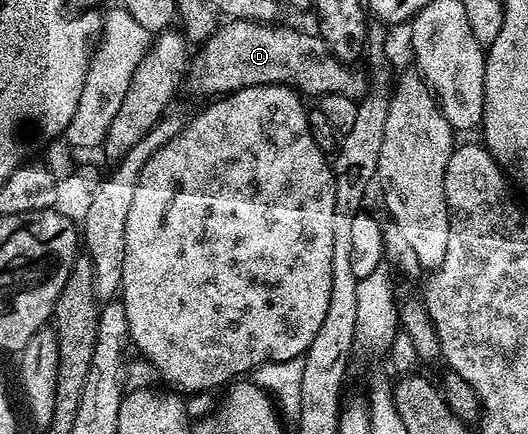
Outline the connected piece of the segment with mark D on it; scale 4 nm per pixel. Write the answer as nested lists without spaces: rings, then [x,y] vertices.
[[[230,19],[216,28],[205,43],[192,53],[187,69],[187,88],[205,98],[220,98],[240,88],[256,84],[287,84],[306,97],[320,98],[327,94],[342,92],[347,98],[358,101],[367,91],[367,76],[353,64],[344,64],[332,50],[321,41],[320,35],[312,31],[300,32],[297,28],[273,28],[272,23],[259,20]]]

